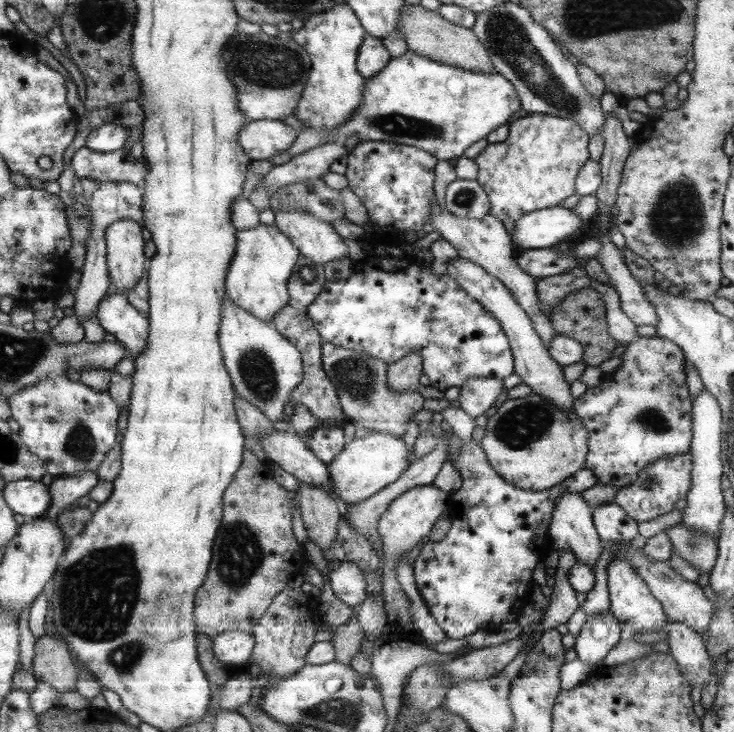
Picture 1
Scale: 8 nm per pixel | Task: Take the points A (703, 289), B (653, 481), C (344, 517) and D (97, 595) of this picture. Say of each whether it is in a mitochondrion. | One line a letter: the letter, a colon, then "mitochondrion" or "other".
A: other
B: mitochondrion
C: other
D: mitochondrion

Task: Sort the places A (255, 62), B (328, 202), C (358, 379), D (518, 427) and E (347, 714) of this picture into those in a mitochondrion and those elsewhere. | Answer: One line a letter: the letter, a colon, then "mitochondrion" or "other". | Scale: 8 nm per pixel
A: mitochondrion
B: mitochondrion
C: mitochondrion
D: mitochondrion
E: mitochondrion

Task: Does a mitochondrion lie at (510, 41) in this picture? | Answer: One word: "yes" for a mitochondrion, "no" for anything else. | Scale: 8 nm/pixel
yes

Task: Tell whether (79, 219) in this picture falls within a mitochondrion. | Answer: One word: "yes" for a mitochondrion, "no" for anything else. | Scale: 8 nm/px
yes

